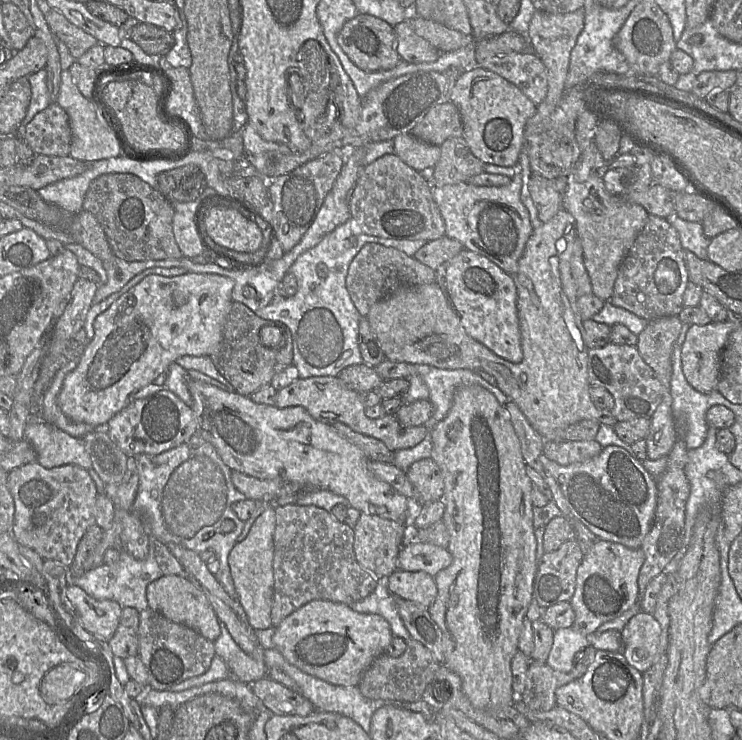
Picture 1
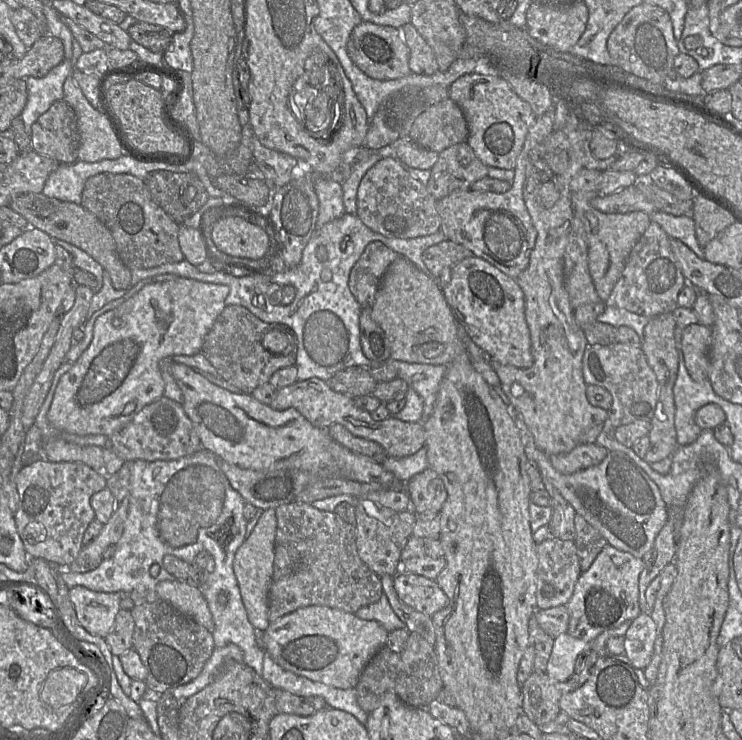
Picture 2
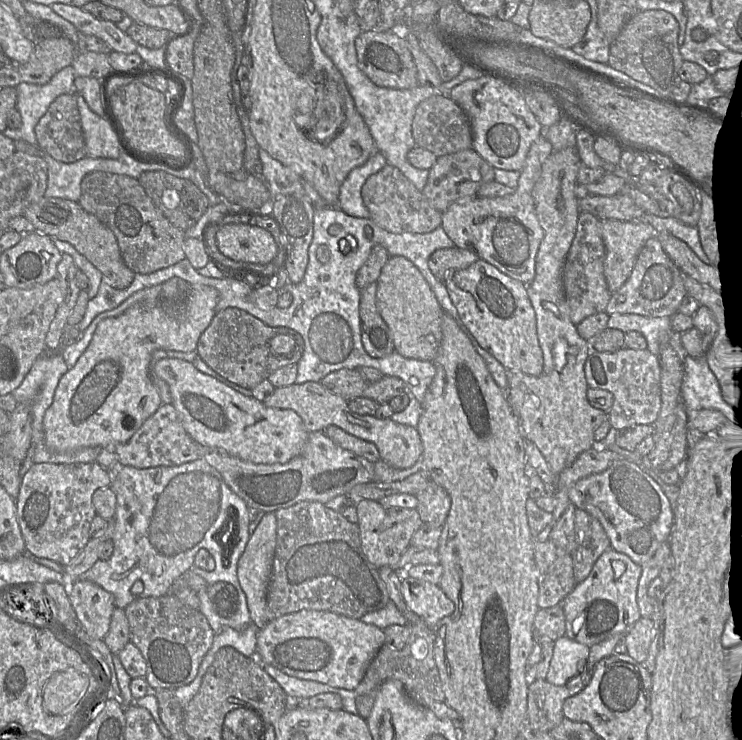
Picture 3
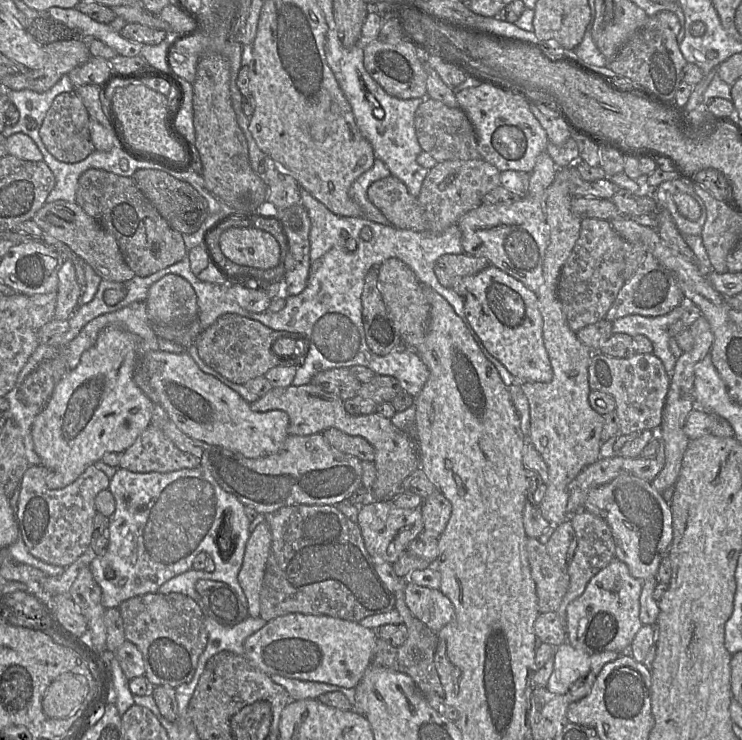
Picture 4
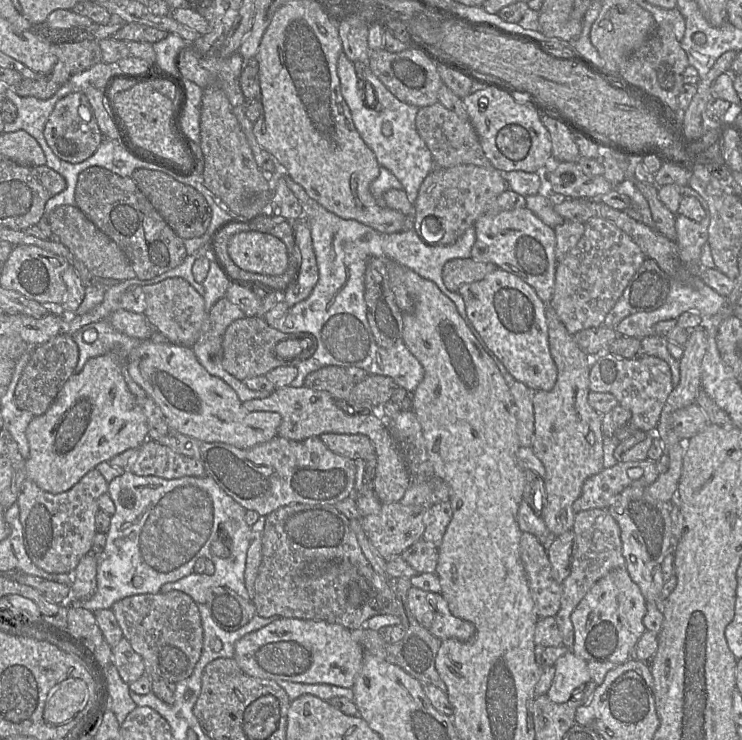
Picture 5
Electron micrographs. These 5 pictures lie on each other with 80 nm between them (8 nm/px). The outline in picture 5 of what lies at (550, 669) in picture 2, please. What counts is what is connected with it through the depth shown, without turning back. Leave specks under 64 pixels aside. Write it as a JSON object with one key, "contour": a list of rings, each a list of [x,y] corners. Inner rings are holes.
{"contour":[[[572,650],[561,656],[555,663],[555,675],[547,696],[551,701],[561,704],[569,701],[576,692],[584,690],[591,681],[585,660],[576,656]]]}

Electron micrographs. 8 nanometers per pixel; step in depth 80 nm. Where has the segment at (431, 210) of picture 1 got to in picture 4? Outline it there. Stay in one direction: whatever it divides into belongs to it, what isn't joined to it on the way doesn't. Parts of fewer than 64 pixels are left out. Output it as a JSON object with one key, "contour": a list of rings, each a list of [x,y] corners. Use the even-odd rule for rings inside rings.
{"contour":[[[389,175],[373,182],[367,189],[367,197],[384,215],[388,224],[399,229],[426,230],[426,217],[417,197],[412,196],[406,185],[395,176]]]}

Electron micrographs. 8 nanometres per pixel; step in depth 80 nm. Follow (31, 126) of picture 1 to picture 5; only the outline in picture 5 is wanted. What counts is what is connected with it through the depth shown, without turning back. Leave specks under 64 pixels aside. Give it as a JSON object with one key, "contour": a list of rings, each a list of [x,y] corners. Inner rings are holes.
{"contour":[[[71,92],[57,101],[45,124],[44,137],[57,157],[72,164],[91,157],[104,140],[94,111],[82,92]]]}

